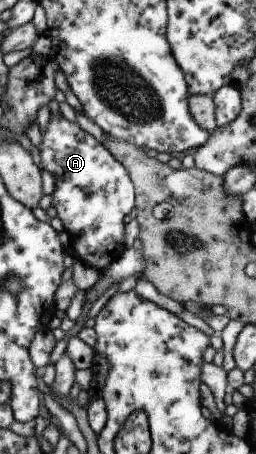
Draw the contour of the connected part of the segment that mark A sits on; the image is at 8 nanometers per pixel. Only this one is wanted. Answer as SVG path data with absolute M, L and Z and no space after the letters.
M61 114L50 117L46 132L42 134L40 144L41 170L54 176L55 190L52 193L52 206L60 218L63 230L73 243L74 256L84 264L100 270L118 260L127 248L124 244L124 218L135 206L135 190L128 171L120 161L94 136L80 128L78 123L66 120Z

